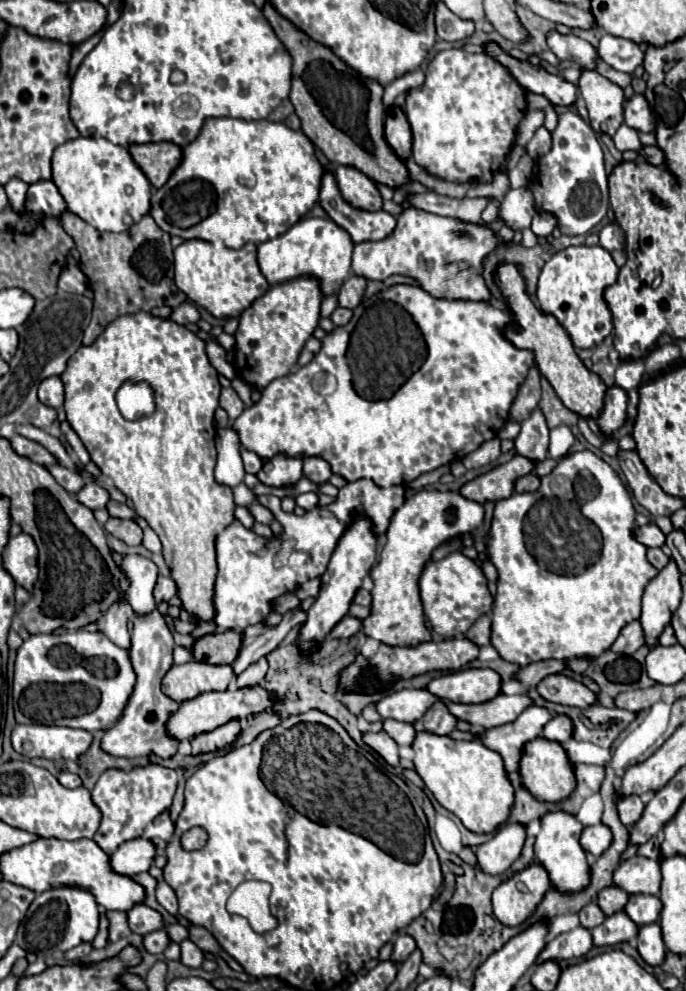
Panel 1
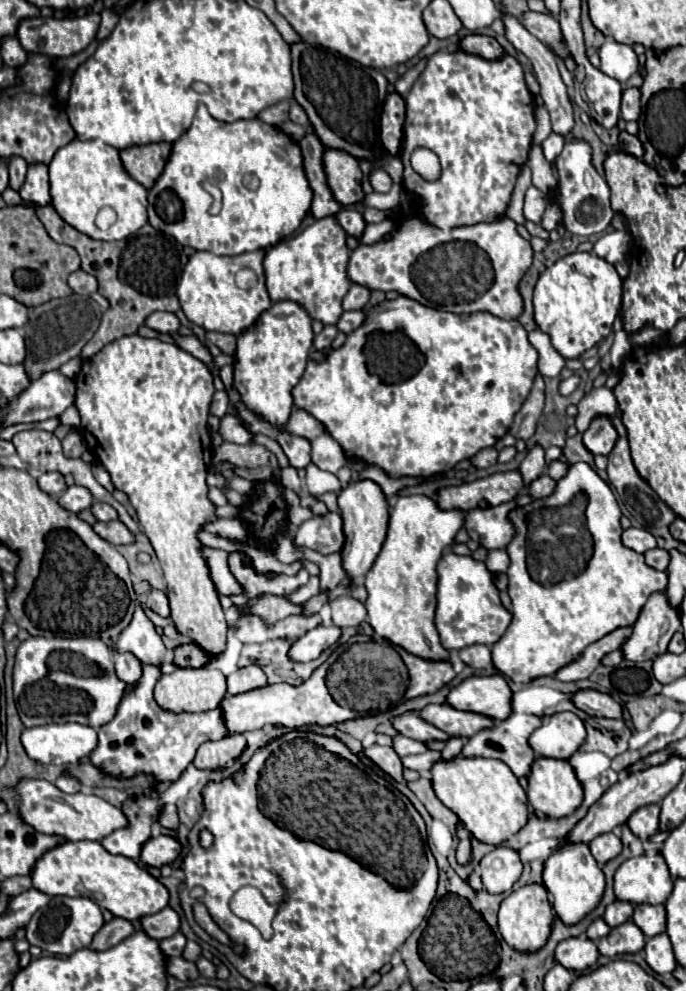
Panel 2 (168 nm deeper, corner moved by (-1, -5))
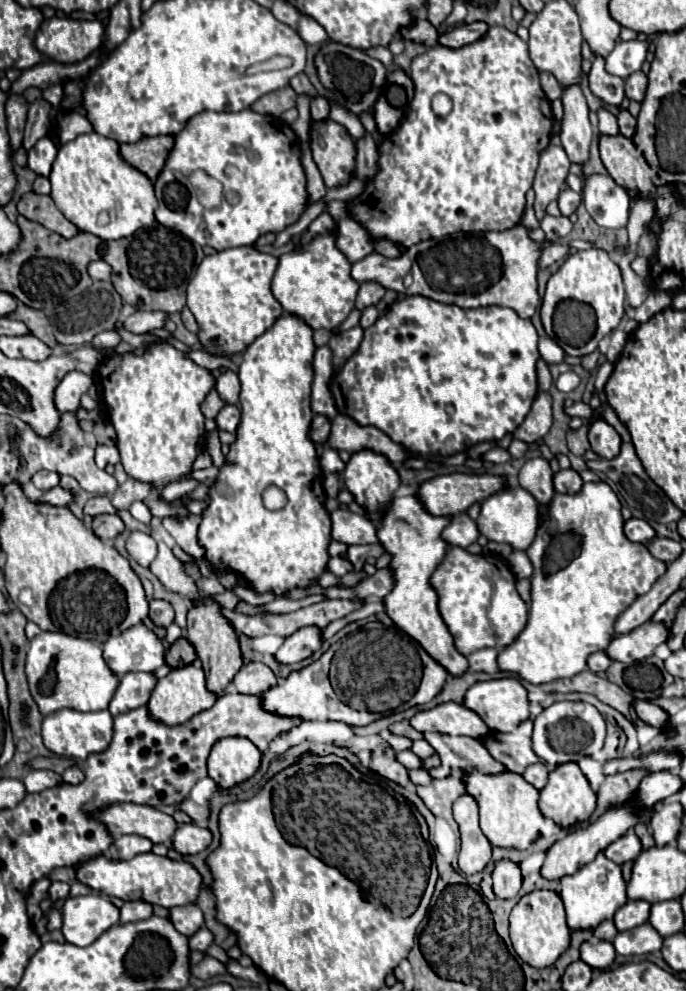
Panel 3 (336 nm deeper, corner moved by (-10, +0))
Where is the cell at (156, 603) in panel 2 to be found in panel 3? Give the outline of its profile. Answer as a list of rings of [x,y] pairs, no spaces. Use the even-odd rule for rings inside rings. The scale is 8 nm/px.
[[[152,600],[150,602],[150,618],[156,626],[168,628],[174,622],[174,610],[168,602],[164,600]]]

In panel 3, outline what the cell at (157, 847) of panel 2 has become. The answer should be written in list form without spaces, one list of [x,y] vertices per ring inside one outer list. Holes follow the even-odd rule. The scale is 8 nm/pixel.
[[[182,824],[174,834],[174,850],[188,856],[206,850],[212,842],[212,832],[196,824]]]

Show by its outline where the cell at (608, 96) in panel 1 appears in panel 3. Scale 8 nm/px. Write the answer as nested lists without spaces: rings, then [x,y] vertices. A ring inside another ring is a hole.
[[[596,56],[592,62],[592,70],[588,74],[590,90],[594,96],[598,96],[606,106],[620,106],[624,100],[624,80],[618,76],[612,76],[604,68],[604,58]]]

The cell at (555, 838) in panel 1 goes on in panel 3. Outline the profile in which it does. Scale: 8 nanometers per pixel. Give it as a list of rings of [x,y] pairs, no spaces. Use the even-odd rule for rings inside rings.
[[[602,852],[596,856],[594,862],[586,864],[572,876],[564,876],[560,880],[562,890],[562,902],[566,908],[566,918],[568,918],[568,928],[570,930],[594,930],[598,922],[604,922],[606,918],[612,918],[614,912],[628,902],[626,896],[626,884],[622,878],[622,870],[616,862],[608,860]]]

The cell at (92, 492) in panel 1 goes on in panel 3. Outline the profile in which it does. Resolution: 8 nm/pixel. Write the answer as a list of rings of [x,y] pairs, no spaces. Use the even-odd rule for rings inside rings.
[[[54,486],[48,492],[44,492],[36,502],[46,502],[46,504],[52,504],[52,506],[66,506],[72,500],[72,496],[74,496],[74,492],[68,492],[60,486]]]

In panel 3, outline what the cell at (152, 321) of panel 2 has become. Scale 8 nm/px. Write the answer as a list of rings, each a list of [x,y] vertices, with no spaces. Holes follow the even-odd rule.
[[[134,312],[122,320],[122,328],[132,334],[144,334],[154,328],[162,328],[166,314],[162,312]]]

